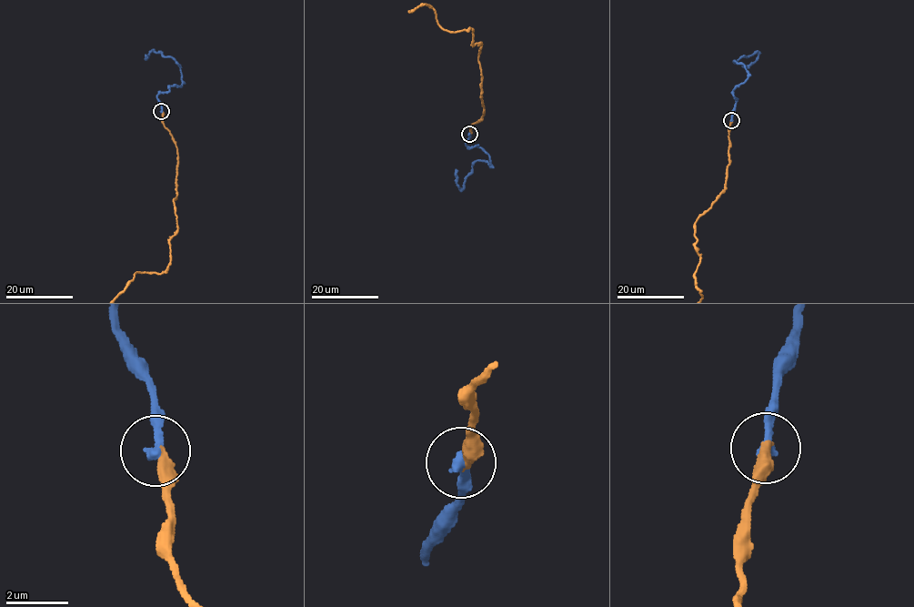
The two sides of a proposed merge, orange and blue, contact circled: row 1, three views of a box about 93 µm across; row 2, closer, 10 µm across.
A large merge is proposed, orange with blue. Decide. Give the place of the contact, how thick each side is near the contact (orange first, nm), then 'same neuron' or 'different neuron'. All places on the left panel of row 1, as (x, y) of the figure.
at (161, 111); 400 nm thick on the orange side, 360 nm on the other; same neuron

